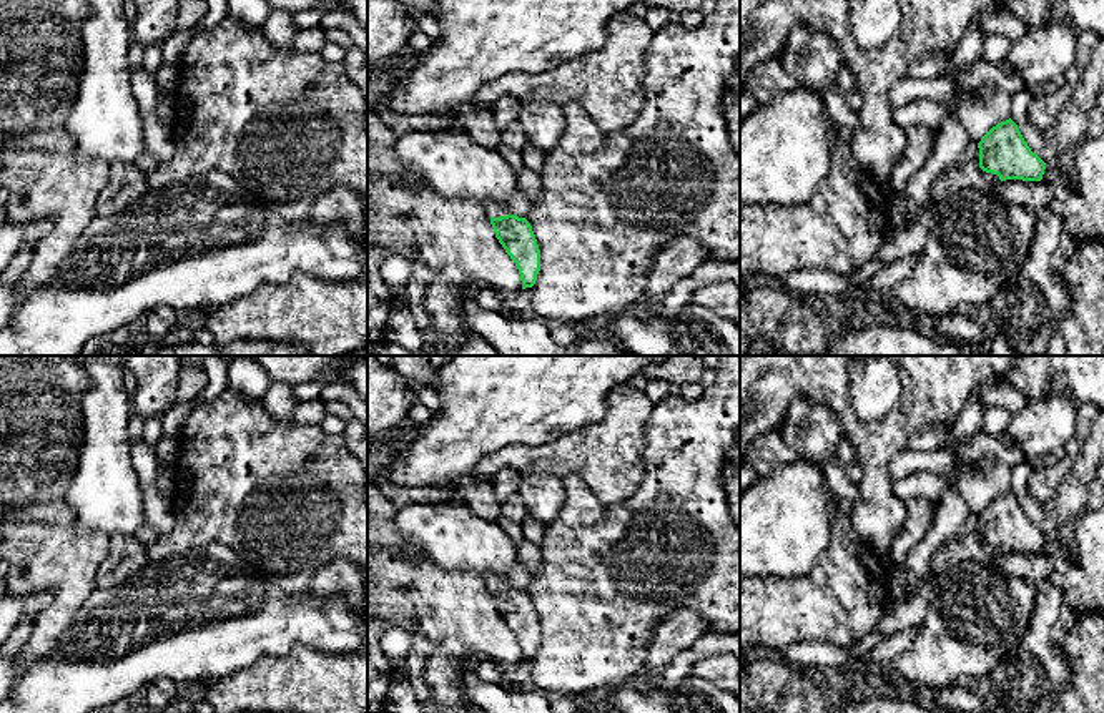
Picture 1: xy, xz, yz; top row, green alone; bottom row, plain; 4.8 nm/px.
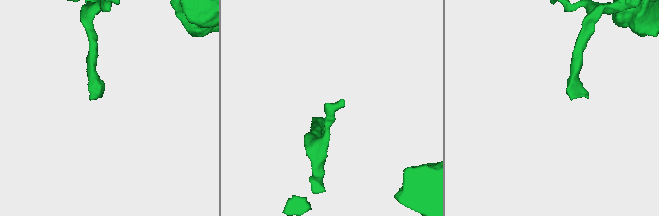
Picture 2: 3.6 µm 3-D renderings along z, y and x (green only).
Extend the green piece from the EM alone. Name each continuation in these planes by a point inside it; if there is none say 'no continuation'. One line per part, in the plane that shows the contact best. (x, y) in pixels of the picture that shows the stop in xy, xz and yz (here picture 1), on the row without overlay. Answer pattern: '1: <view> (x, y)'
1: xz (494, 582)

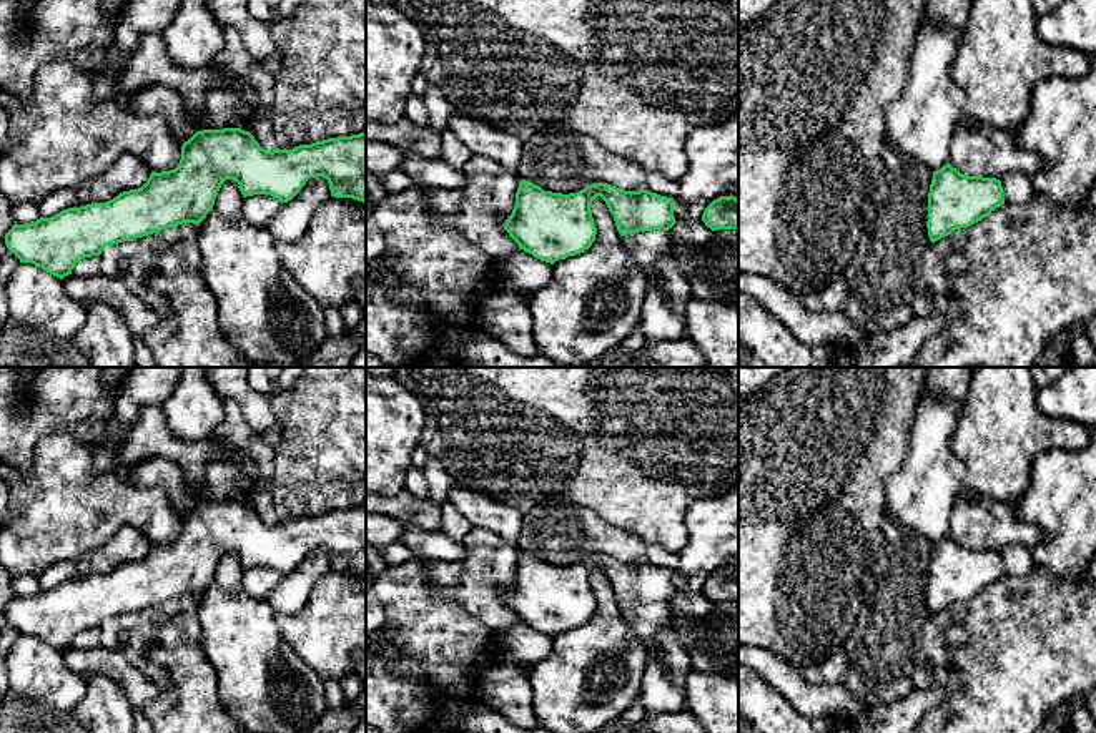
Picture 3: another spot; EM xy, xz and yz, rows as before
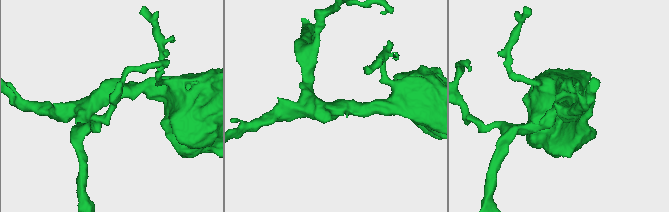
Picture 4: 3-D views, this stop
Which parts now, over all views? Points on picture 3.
no continuation

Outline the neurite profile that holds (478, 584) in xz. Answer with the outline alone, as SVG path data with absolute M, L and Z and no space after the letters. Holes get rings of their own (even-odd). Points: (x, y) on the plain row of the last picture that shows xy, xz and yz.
M481 527L467 532L464 545L467 555L461 562L451 562L447 567L427 562L427 580L446 590L452 603L486 628L511 628L519 618L504 597L516 578L519 547Z

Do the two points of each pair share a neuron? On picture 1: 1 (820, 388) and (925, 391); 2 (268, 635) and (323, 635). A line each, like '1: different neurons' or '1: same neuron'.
1: same neuron
2: same neuron

